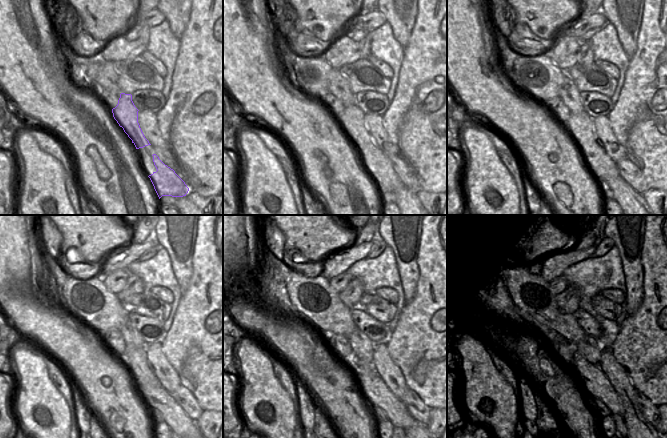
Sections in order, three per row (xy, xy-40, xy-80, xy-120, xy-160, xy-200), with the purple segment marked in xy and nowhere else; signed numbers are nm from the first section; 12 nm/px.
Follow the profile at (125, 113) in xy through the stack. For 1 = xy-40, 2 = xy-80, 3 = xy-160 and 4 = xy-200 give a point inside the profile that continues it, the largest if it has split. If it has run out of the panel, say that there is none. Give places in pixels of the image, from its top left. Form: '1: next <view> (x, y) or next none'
1: next xy-40 (352, 120)
2: next xy-80 (580, 126)
3: next xy-160 (360, 368)
4: next xy-200 (602, 383)

